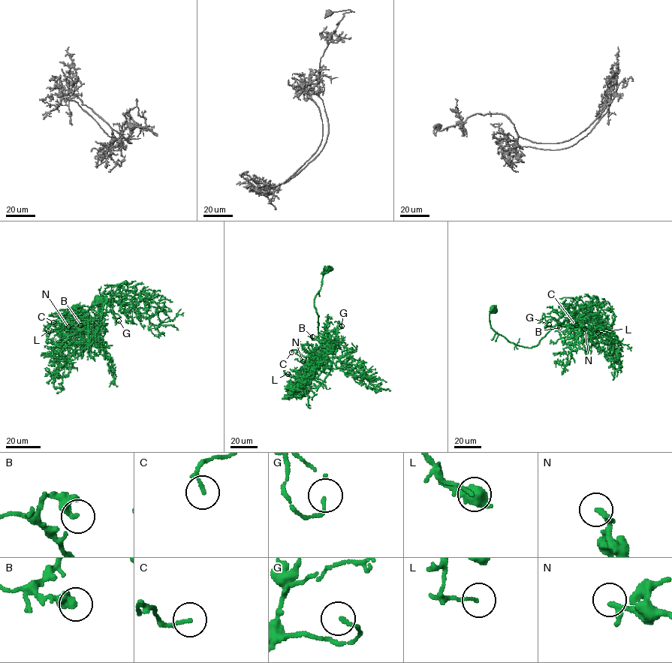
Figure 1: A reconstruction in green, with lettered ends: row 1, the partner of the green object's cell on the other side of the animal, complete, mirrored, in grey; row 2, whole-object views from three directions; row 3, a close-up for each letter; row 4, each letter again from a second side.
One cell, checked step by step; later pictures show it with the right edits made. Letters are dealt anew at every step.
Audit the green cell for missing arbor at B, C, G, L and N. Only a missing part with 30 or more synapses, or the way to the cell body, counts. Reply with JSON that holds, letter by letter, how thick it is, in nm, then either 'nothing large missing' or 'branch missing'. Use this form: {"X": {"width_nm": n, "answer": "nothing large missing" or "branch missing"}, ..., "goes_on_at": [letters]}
{"B": {"width_nm": 340, "answer": "nothing large missing"}, "C": {"width_nm": 150, "answer": "nothing large missing"}, "G": {"width_nm": 140, "answer": "nothing large missing"}, "L": {"width_nm": 110, "answer": "nothing large missing"}, "N": {"width_nm": 180, "answer": "nothing large missing"}, "goes_on_at": []}

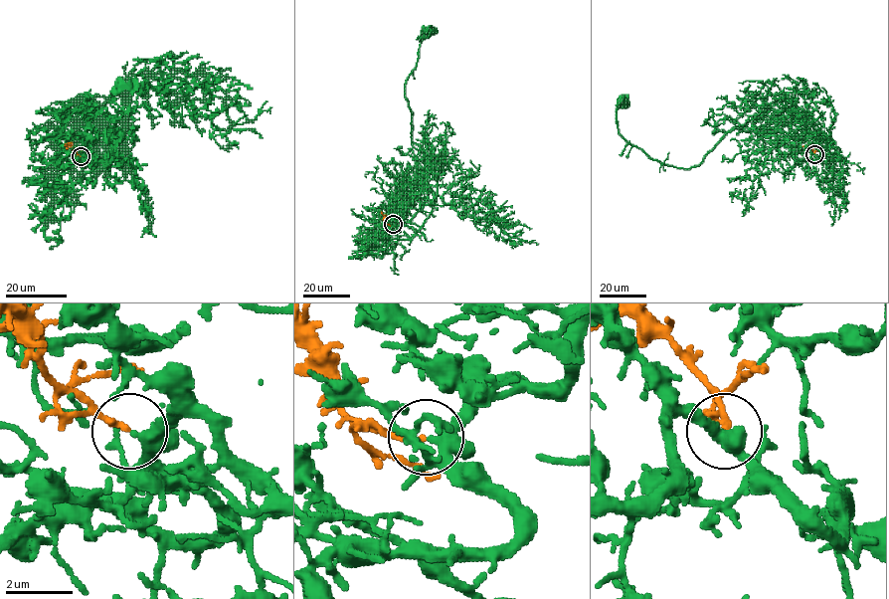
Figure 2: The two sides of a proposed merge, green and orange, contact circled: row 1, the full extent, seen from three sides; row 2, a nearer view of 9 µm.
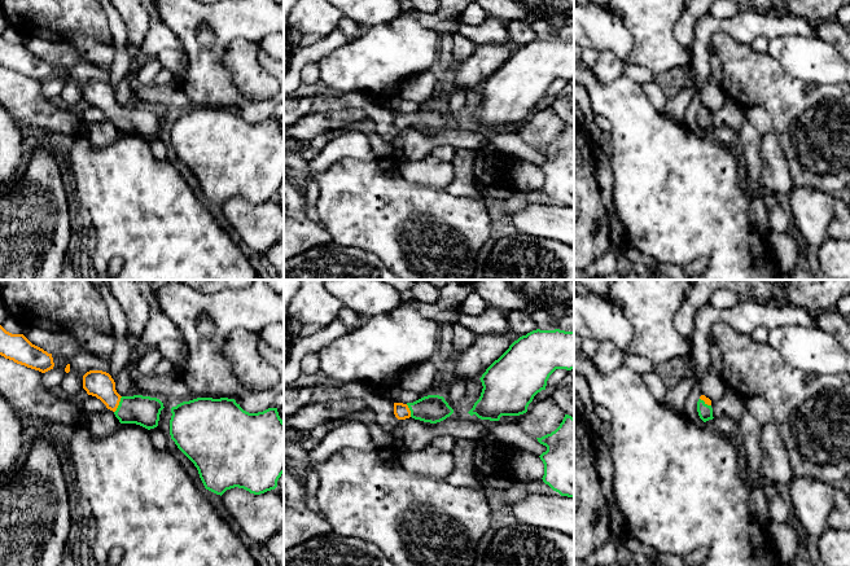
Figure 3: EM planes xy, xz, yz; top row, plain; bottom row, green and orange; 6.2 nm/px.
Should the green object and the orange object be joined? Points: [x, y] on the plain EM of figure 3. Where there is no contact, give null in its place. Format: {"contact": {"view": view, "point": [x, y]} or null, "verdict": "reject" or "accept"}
{"contact": {"view": "xy", "point": [119, 114]}, "verdict": "accept"}

